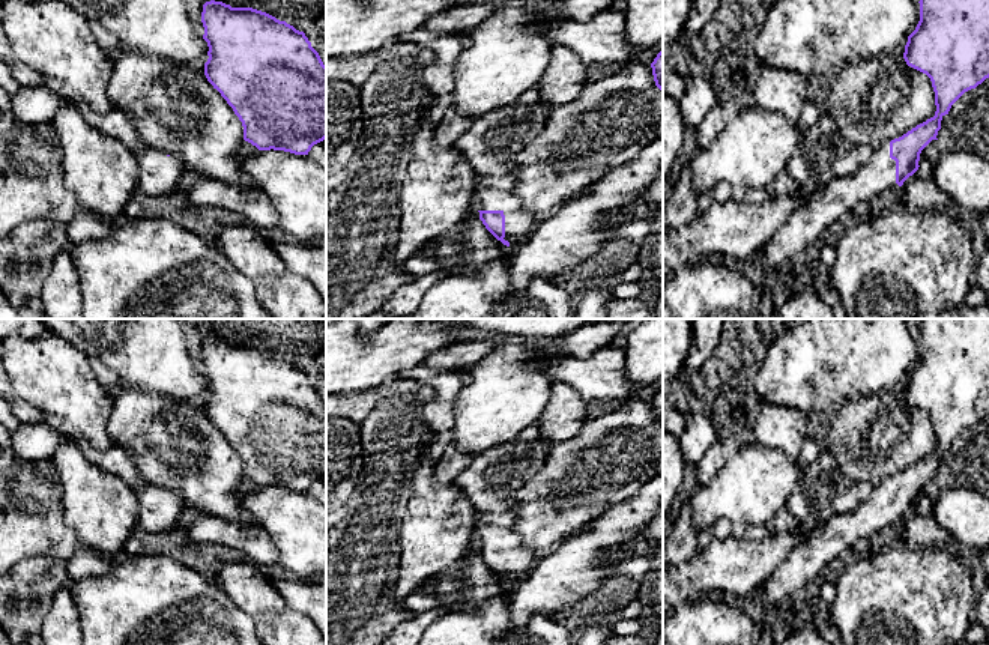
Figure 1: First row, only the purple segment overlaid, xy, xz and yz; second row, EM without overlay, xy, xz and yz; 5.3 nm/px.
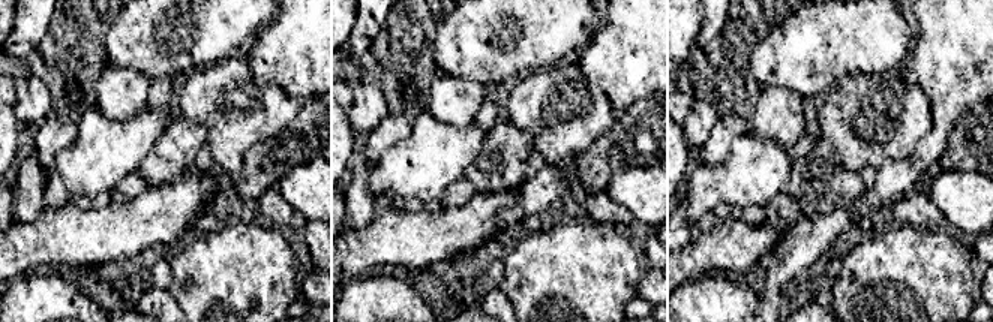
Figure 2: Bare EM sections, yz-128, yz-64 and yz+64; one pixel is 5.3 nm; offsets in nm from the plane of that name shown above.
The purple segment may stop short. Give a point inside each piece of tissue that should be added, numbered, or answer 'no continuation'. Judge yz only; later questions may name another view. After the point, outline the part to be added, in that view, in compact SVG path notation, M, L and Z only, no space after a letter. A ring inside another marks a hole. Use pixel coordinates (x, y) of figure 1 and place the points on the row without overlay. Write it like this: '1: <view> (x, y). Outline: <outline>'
1: yz (877, 514). Outline: M890 478L873 487L866 502L848 514L833 517L816 535L800 544L788 559L773 573L764 585L764 622L761 630L761 645L773 643L771 612L777 601L786 598L794 591L806 586L810 580L821 576L822 568L836 558L849 558L852 547L860 538L873 534L888 534L899 522L896 520L896 498L890 495Z

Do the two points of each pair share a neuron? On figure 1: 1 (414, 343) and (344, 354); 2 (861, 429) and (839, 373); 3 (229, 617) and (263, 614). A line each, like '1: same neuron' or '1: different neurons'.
1: same neuron
2: different neurons
3: different neurons

